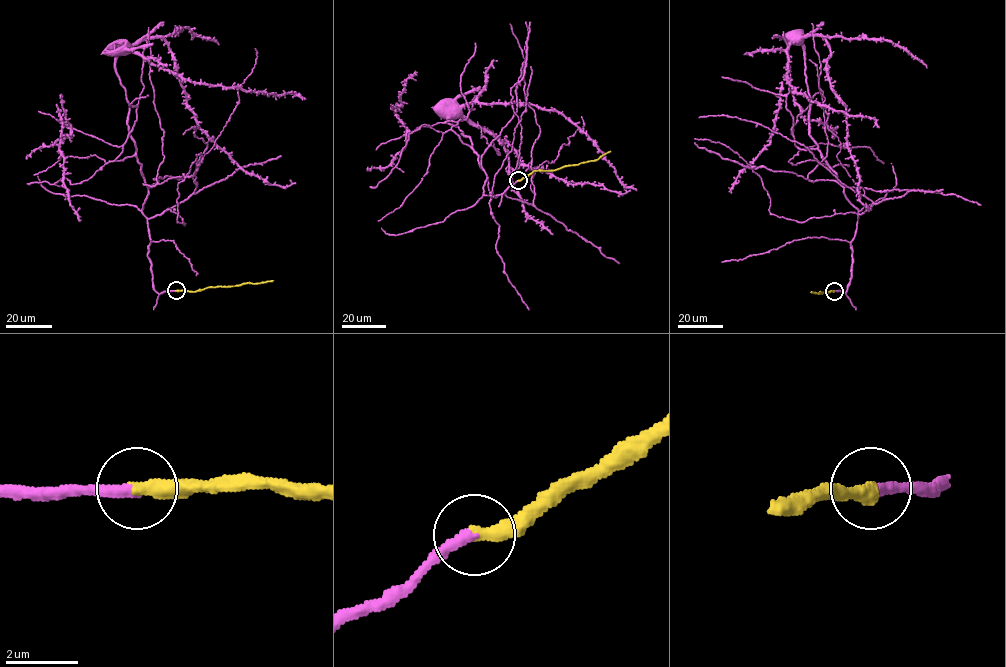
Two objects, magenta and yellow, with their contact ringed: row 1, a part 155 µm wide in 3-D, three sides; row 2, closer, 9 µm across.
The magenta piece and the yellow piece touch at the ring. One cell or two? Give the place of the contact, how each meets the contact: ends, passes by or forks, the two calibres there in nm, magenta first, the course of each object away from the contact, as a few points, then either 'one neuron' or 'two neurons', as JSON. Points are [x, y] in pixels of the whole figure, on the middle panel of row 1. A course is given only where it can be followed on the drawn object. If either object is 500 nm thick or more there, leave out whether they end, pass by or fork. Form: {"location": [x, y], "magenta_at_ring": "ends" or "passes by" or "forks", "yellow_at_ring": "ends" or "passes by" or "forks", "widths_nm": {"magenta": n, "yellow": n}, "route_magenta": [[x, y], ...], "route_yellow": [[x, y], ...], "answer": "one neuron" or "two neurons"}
{"location": [518, 180], "magenta_at_ring": "ends", "yellow_at_ring": "ends", "widths_nm": {"magenta": 340, "yellow": 440}, "route_magenta": [[518, 180], [483, 194], [486, 174], [471, 140], [447, 121], [467, 118], [505, 140], [520, 165], [625, 190]], "route_yellow": [[518, 180], [534, 171], [556, 170], [597, 160], [610, 151]], "answer": "one neuron"}

